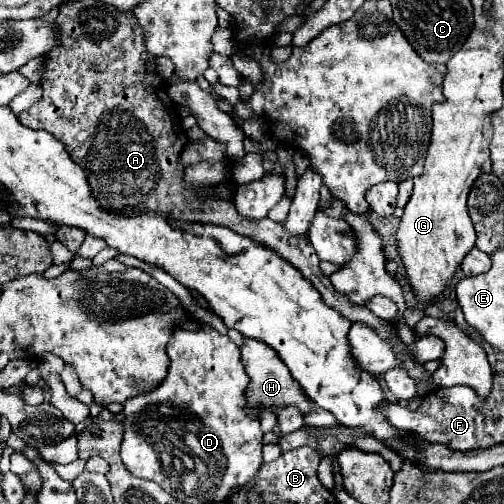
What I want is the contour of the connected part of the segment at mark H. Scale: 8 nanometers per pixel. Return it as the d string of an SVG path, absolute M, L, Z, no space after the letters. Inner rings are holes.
M245 338L245 344L241 348L241 360L243 360L247 376L251 378L247 388L247 408L251 416L259 416L261 410L277 412L277 408L285 408L285 406L297 406L303 414L311 412L311 400L305 396L301 386L293 380L287 366L281 362L277 352L273 352L273 348L265 346L259 340Z

